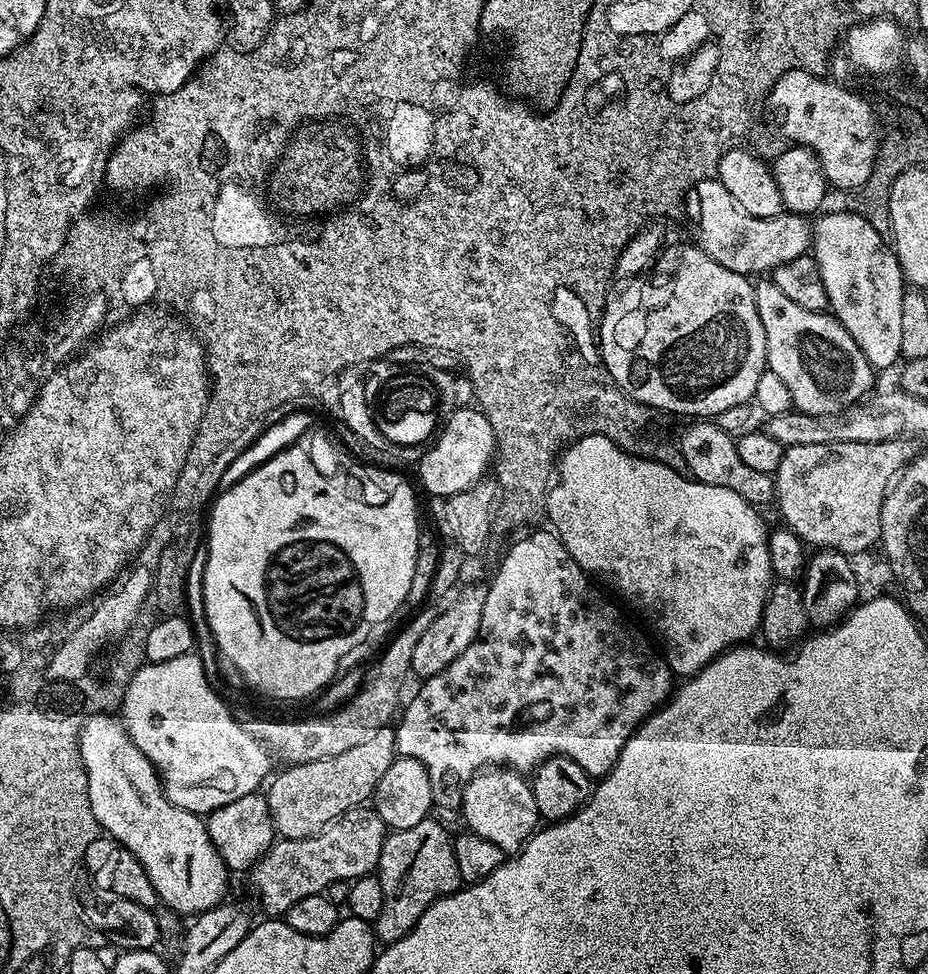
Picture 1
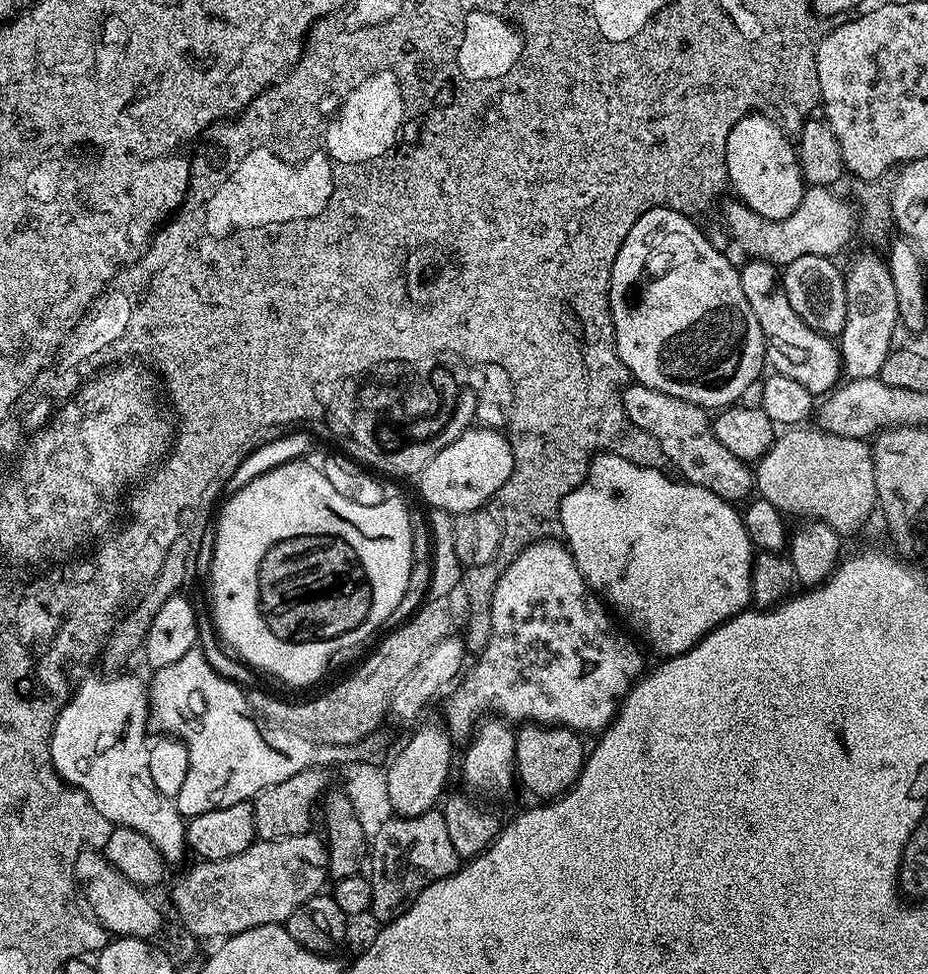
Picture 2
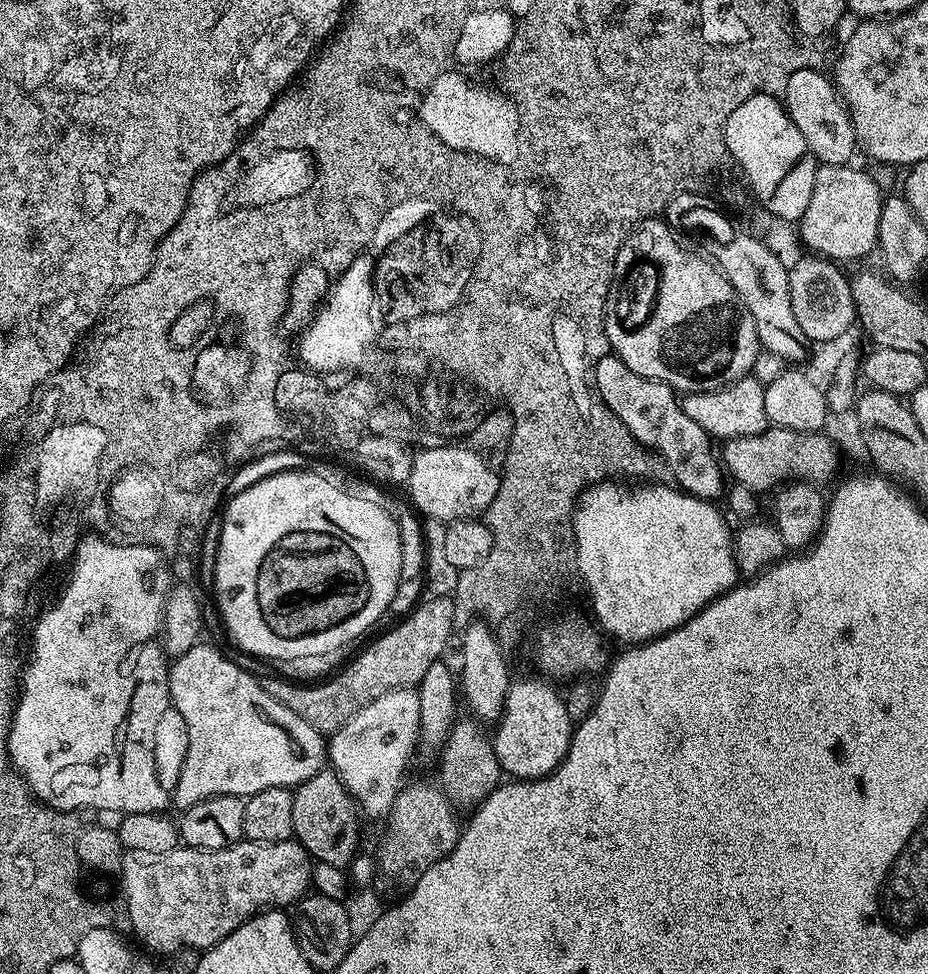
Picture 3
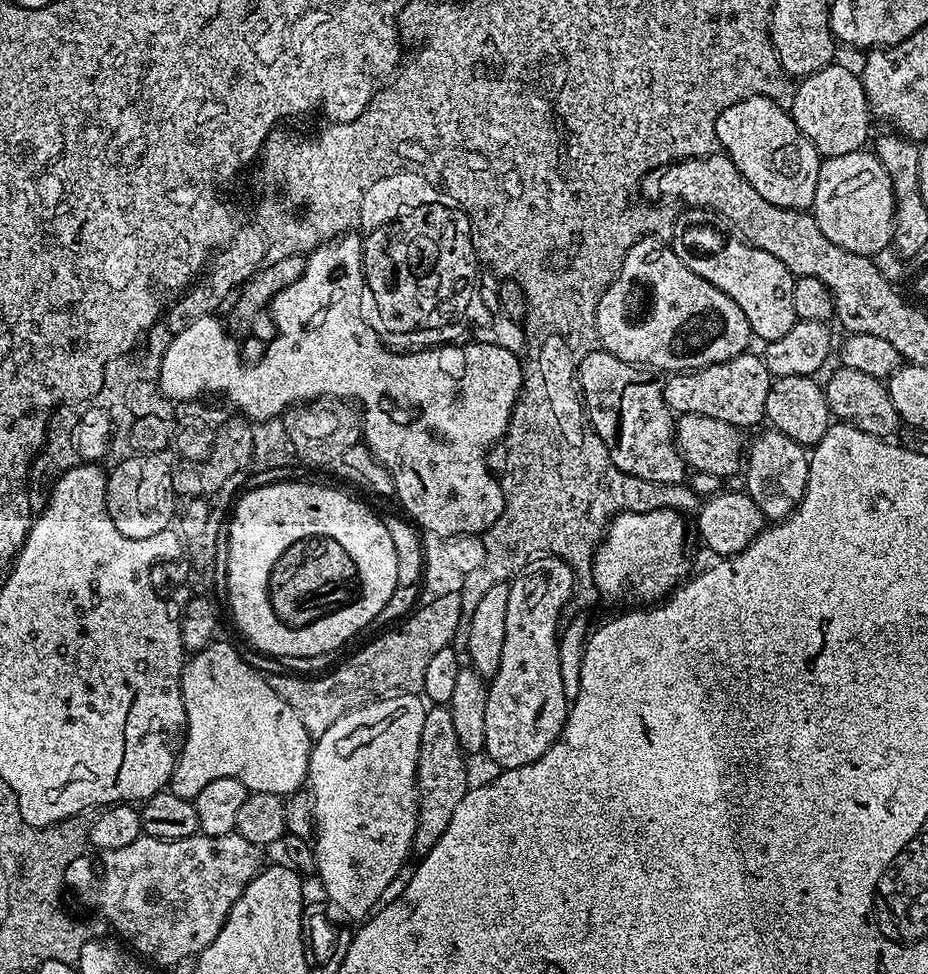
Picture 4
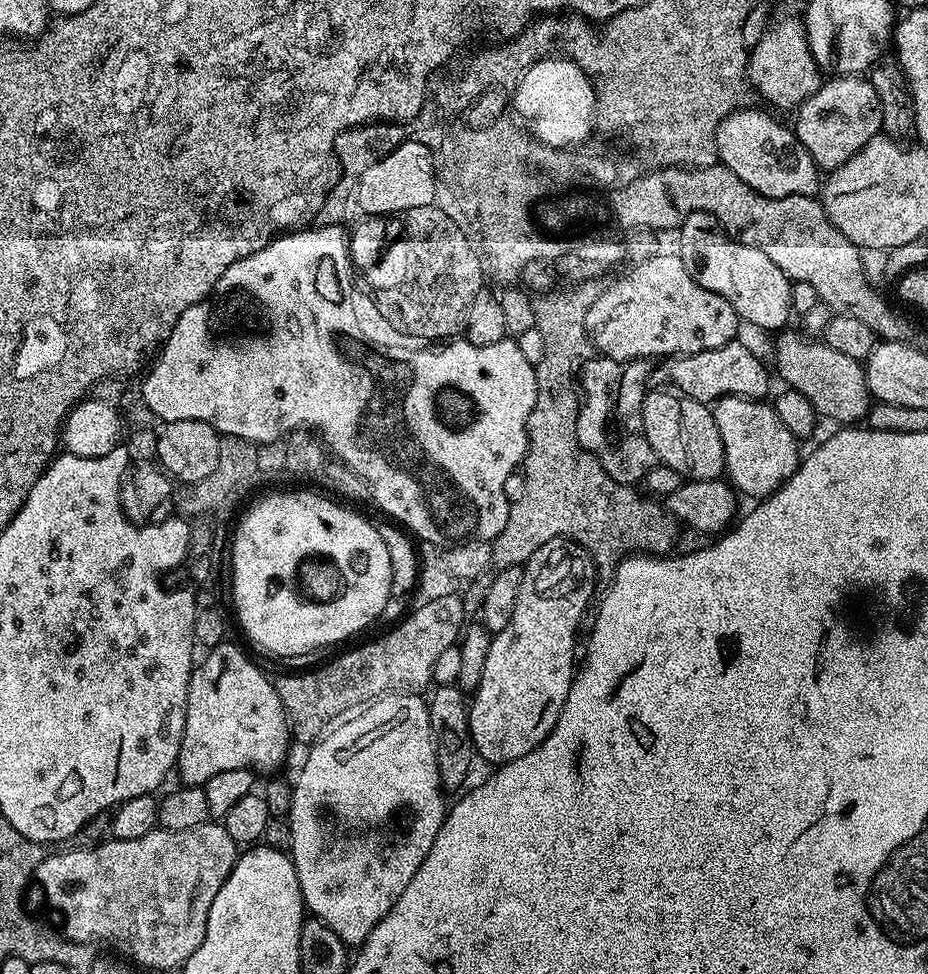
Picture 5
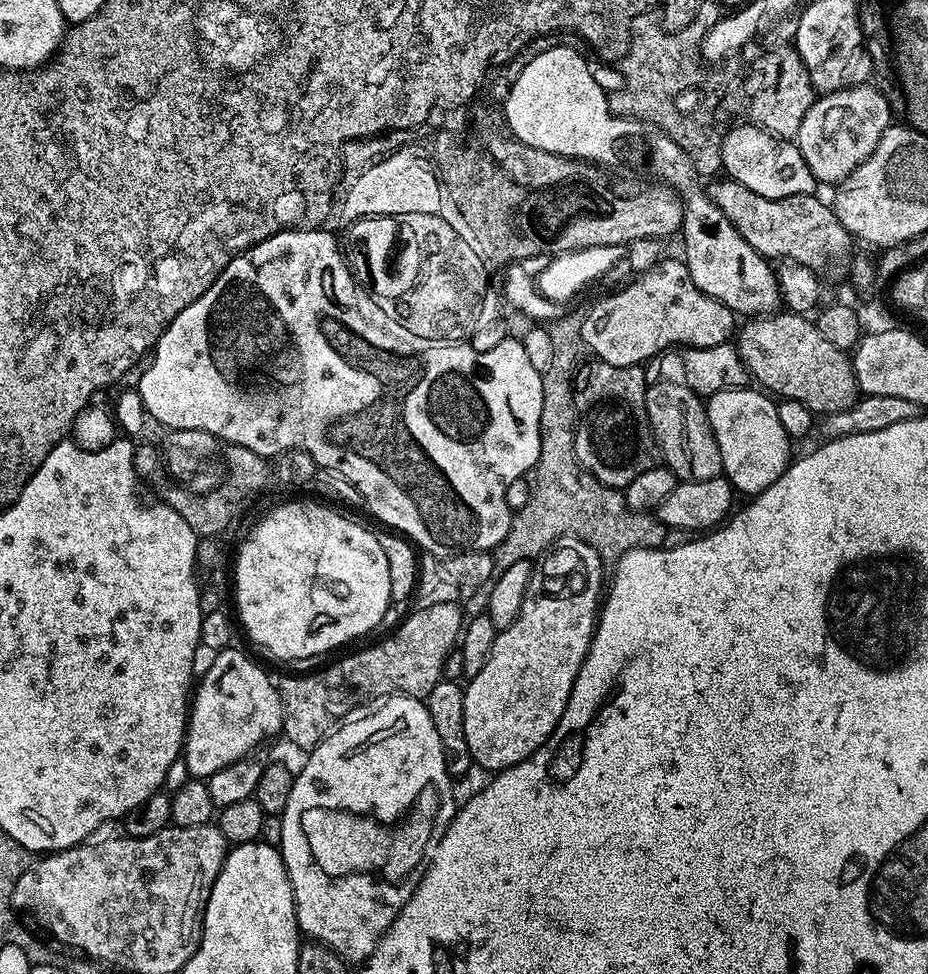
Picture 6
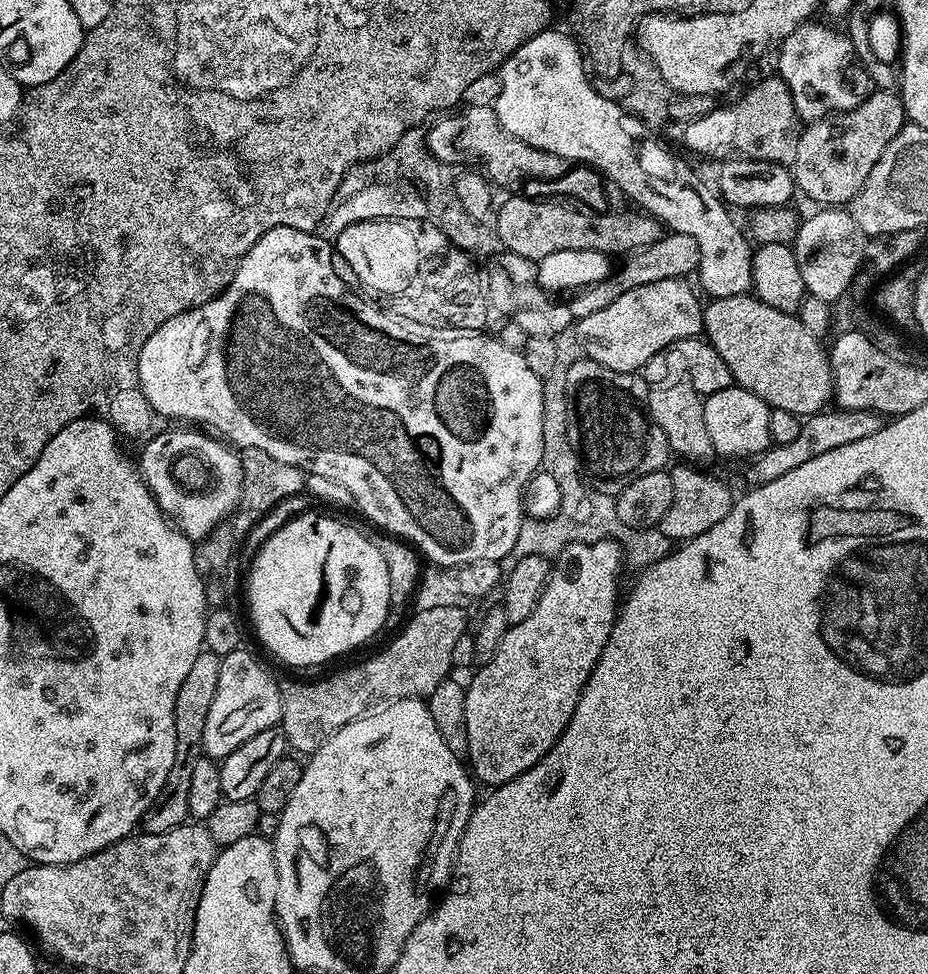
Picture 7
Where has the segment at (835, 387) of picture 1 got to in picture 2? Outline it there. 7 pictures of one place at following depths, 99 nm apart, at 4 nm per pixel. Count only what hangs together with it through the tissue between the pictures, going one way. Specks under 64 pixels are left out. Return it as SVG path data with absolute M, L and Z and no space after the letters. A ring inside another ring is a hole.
M748 258L739 265L742 294L758 318L764 335L764 354L773 373L794 378L801 386L806 386L813 394L827 394L837 387L842 376L841 354L839 347L829 337L818 330L806 326L786 298L782 283L782 272L777 265L768 260Z

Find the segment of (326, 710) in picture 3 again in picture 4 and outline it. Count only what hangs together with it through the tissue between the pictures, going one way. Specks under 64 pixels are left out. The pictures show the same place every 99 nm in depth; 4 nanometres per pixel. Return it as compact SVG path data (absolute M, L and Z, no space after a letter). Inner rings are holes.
M460 593L434 598L434 602L420 604L417 609L401 628L392 628L389 632L382 633L377 640L372 640L365 648L358 649L345 664L338 665L336 669L333 667L315 678L267 674L268 684L296 711L306 730L316 738L330 730L330 726L334 726L338 718L342 718L369 698L419 693L431 656L443 647L451 645L456 631L459 628L461 631Z

